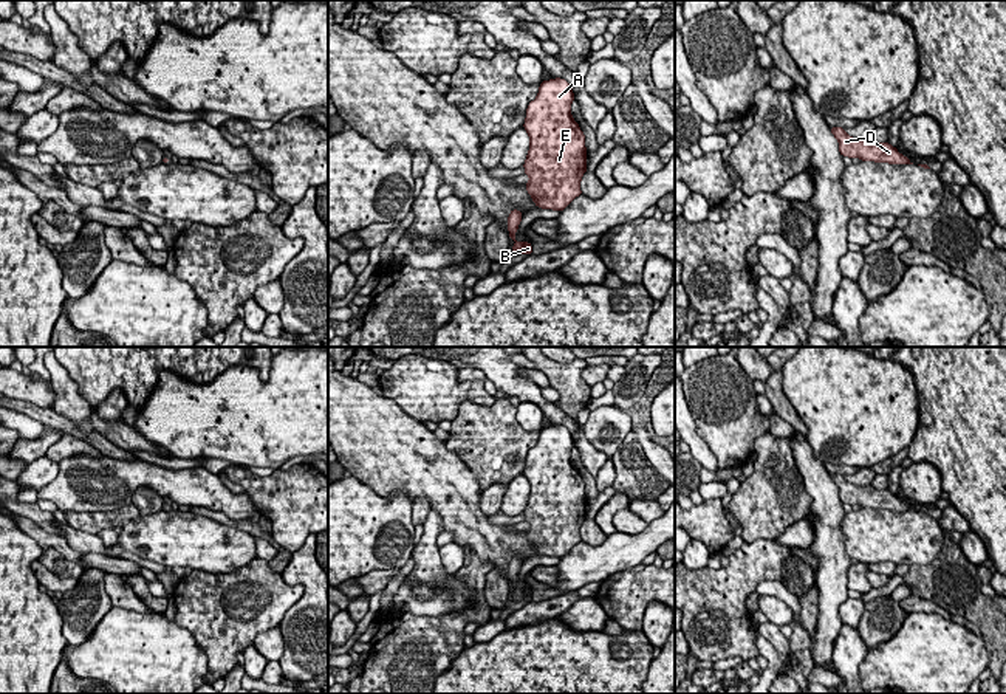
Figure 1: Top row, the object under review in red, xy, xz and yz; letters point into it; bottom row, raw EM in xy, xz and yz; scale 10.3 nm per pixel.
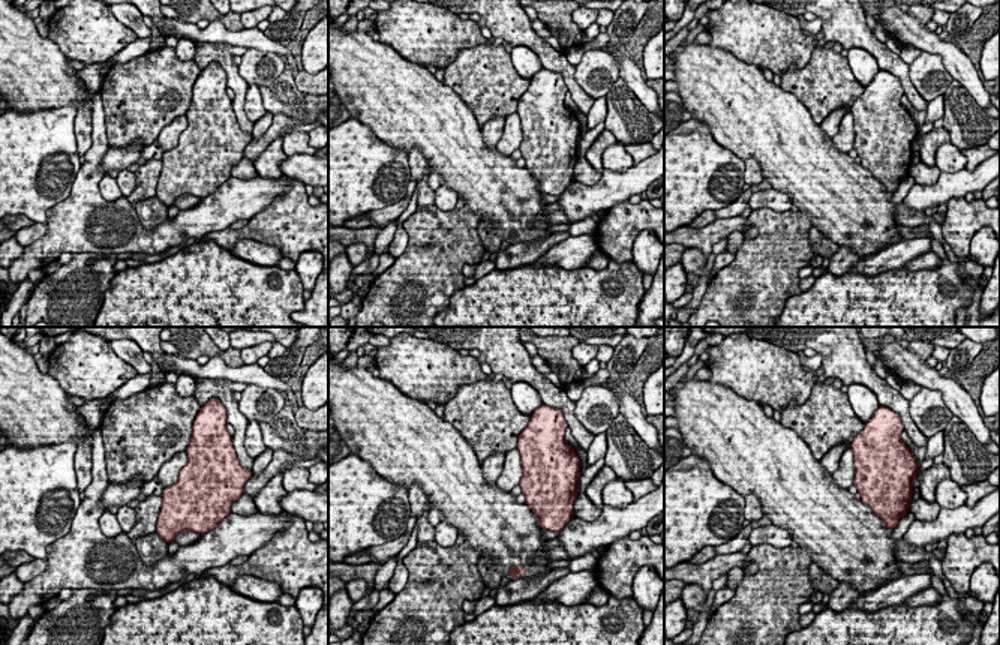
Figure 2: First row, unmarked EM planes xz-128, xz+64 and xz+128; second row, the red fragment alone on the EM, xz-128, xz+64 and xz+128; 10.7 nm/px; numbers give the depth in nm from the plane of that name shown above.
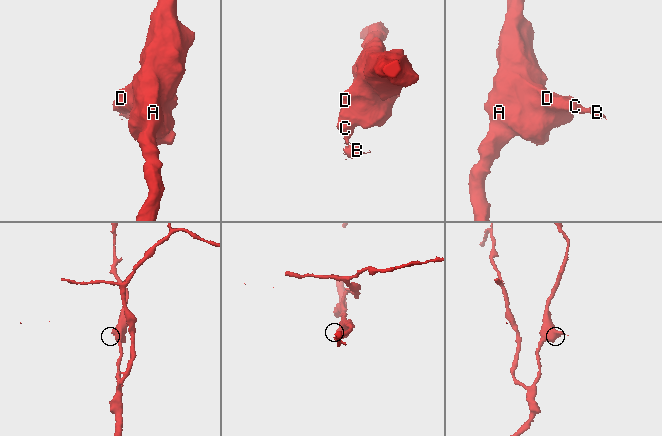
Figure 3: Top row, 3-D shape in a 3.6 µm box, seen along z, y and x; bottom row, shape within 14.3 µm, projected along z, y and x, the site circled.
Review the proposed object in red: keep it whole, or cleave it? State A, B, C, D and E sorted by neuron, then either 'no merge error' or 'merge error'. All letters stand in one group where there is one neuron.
A C D E / B | merge error

